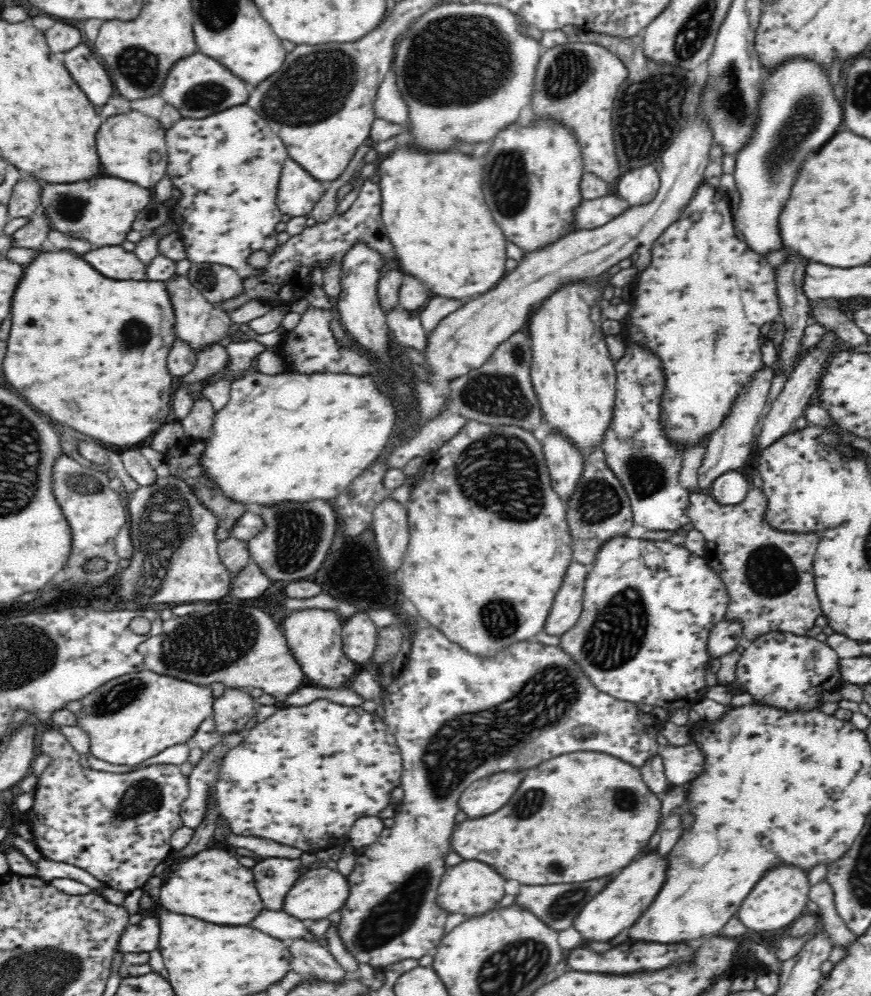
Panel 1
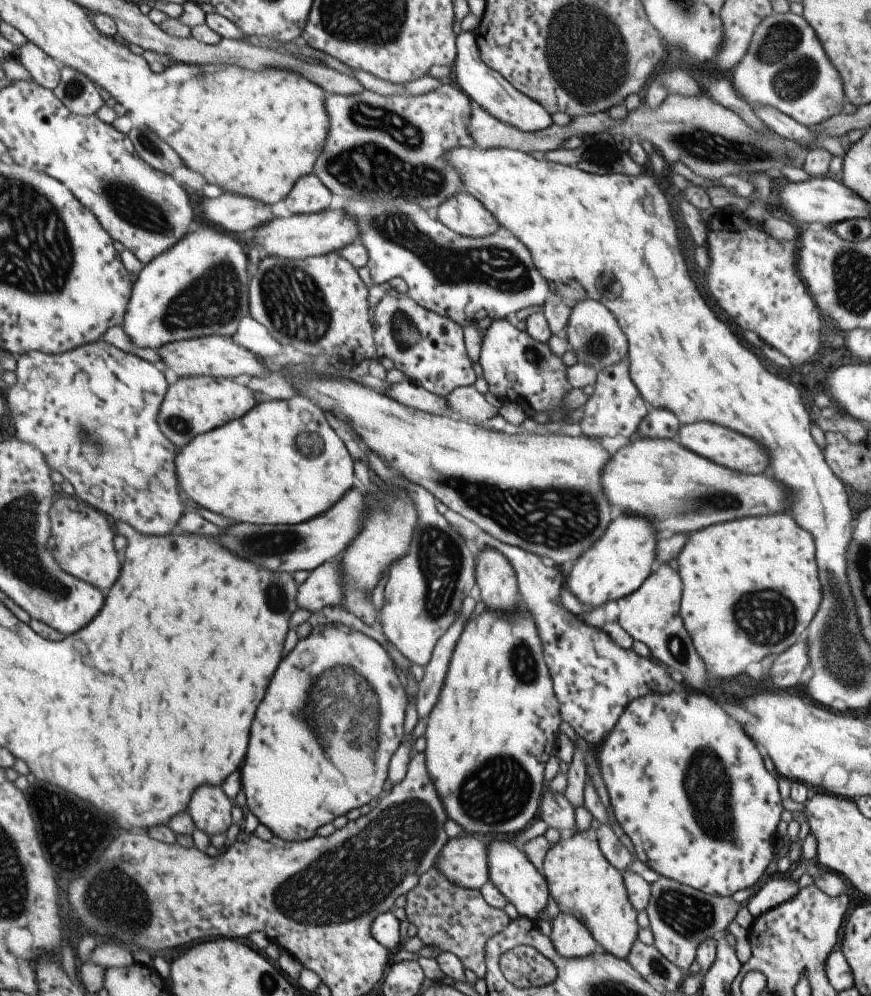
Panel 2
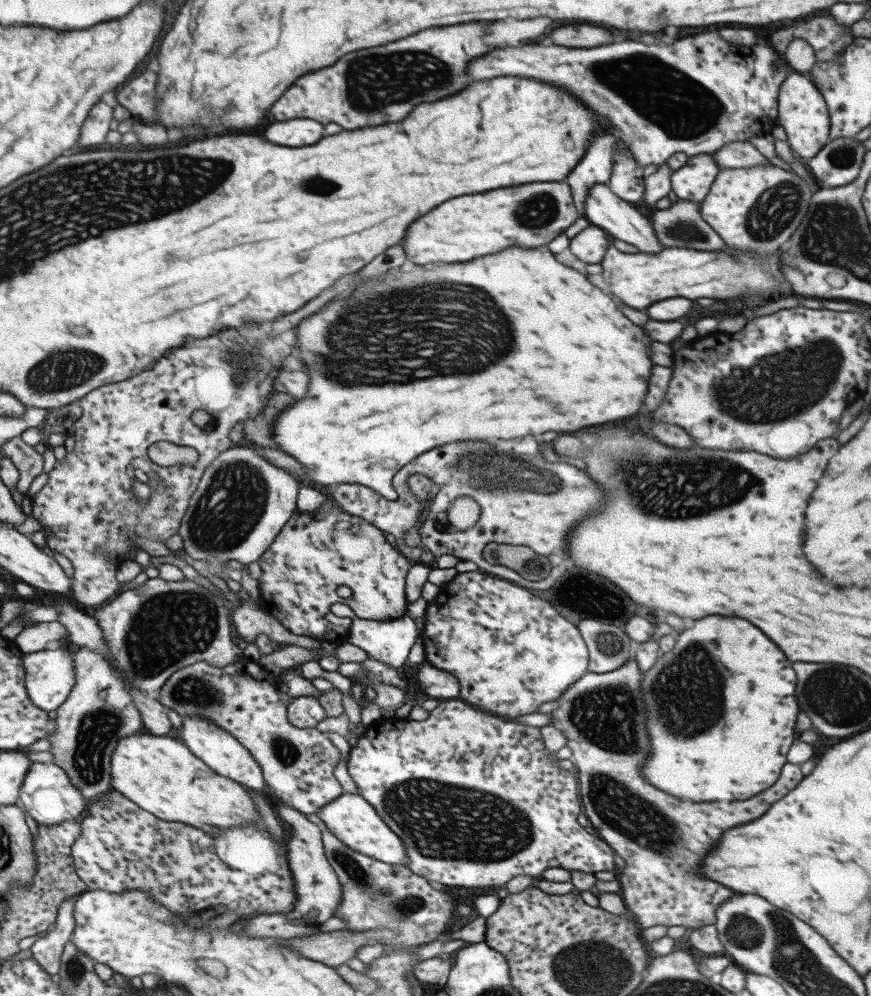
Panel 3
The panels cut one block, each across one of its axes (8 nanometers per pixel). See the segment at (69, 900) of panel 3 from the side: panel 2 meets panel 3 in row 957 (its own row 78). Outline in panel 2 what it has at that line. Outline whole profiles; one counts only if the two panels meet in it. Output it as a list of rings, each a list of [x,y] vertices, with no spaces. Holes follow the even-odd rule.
[[[31,42],[17,48],[13,57],[31,75],[31,79],[38,86],[49,91],[53,91],[55,86],[58,86],[59,66]]]

